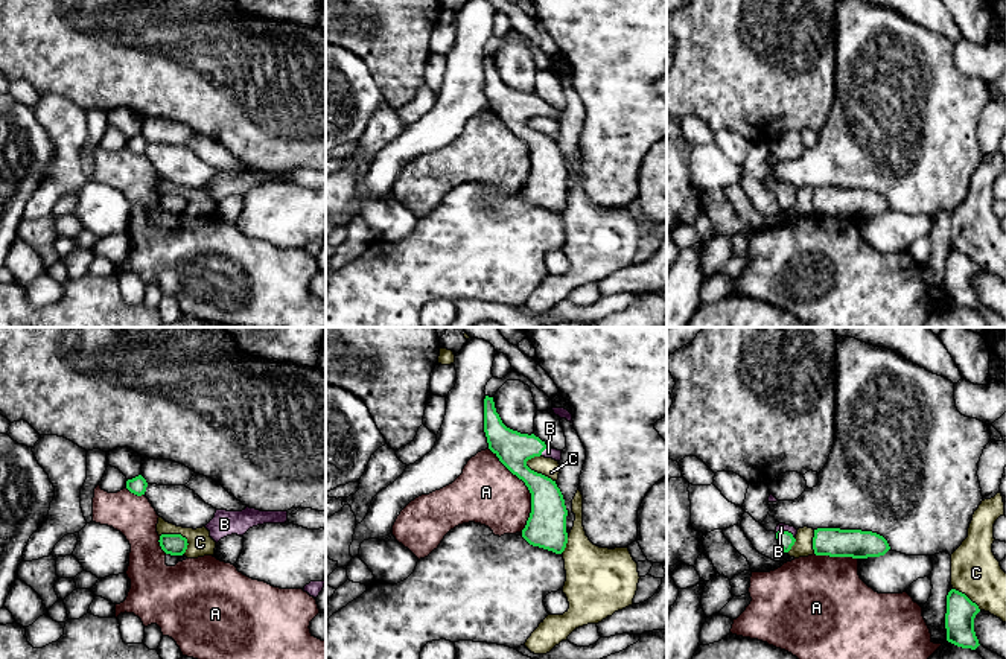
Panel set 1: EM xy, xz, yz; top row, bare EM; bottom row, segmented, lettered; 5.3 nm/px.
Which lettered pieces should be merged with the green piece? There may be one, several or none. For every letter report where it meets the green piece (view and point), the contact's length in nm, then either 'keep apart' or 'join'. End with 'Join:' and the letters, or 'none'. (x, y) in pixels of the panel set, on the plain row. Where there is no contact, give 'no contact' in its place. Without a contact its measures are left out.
A: contact xz (528, 148); length 480 nm; keep apart
B: contact yz (787, 191); length 110 nm; join
C: contact xz (539, 133); length 190 nm; keep apart
Join: B

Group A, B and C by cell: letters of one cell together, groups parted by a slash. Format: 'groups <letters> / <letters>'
groups A / B / C

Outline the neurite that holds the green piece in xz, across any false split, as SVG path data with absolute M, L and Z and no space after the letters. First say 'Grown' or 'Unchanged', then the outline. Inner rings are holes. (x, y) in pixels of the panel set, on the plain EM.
Grown. M493 56L484 58L484 91L489 108L531 152L531 172L522 196L533 205L562 213L568 202L563 154L551 137L531 129L527 120L534 116L562 119L562 110L548 107L534 93L521 93L507 87L496 72Z

